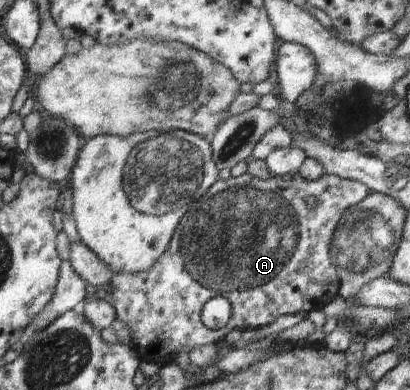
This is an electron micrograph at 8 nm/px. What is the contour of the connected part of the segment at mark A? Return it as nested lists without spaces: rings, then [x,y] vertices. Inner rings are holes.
[[[248,173],[238,177],[230,177],[222,180],[218,179],[205,190],[202,197],[192,203],[192,211],[186,212],[178,222],[178,227],[174,230],[168,249],[158,258],[152,267],[146,271],[127,274],[120,272],[114,274],[109,284],[112,293],[112,305],[114,306],[117,320],[123,321],[131,333],[131,346],[135,349],[138,357],[147,361],[155,362],[160,367],[174,361],[174,355],[178,355],[182,350],[187,353],[196,346],[216,344],[225,339],[229,331],[239,329],[241,332],[246,329],[263,328],[270,325],[277,317],[286,314],[308,313],[316,309],[322,310],[327,303],[334,301],[340,295],[341,280],[338,279],[337,270],[330,259],[330,246],[334,230],[346,209],[360,203],[366,196],[370,195],[369,187],[356,180],[344,179],[334,174],[324,174],[322,177],[312,181],[306,181],[299,173],[289,176],[272,176],[270,179],[261,180]],[[216,296],[225,297],[231,305],[231,318],[228,323],[220,329],[208,329],[201,320],[201,311],[209,299]]]

